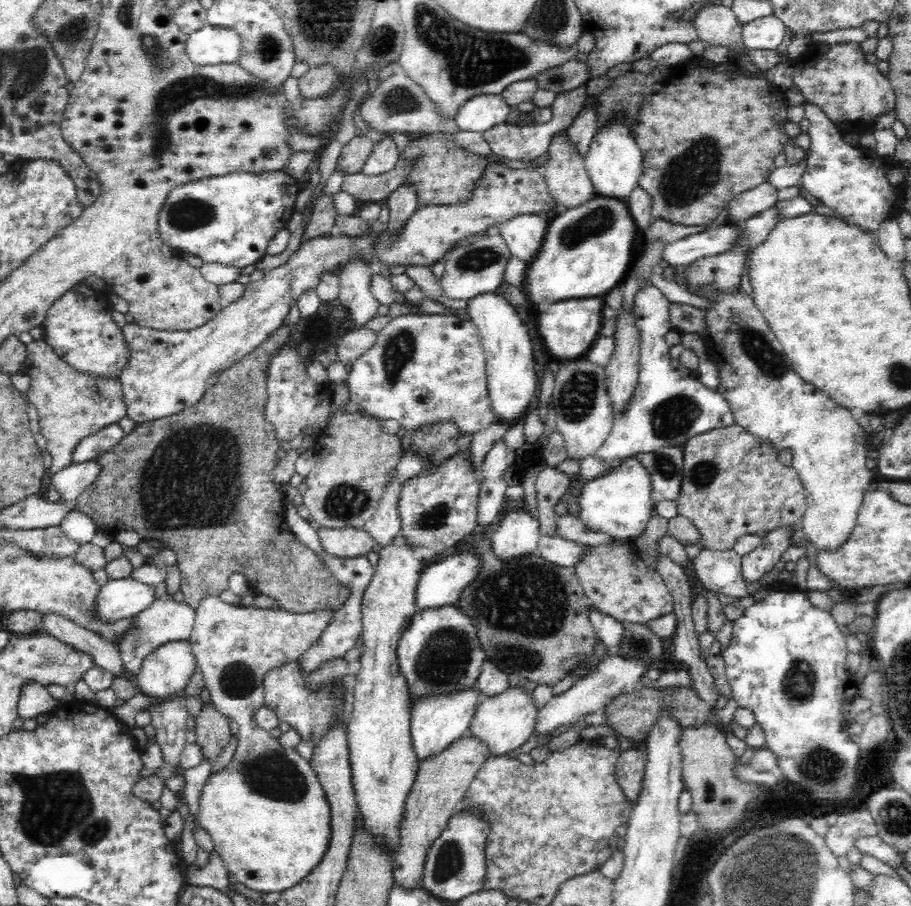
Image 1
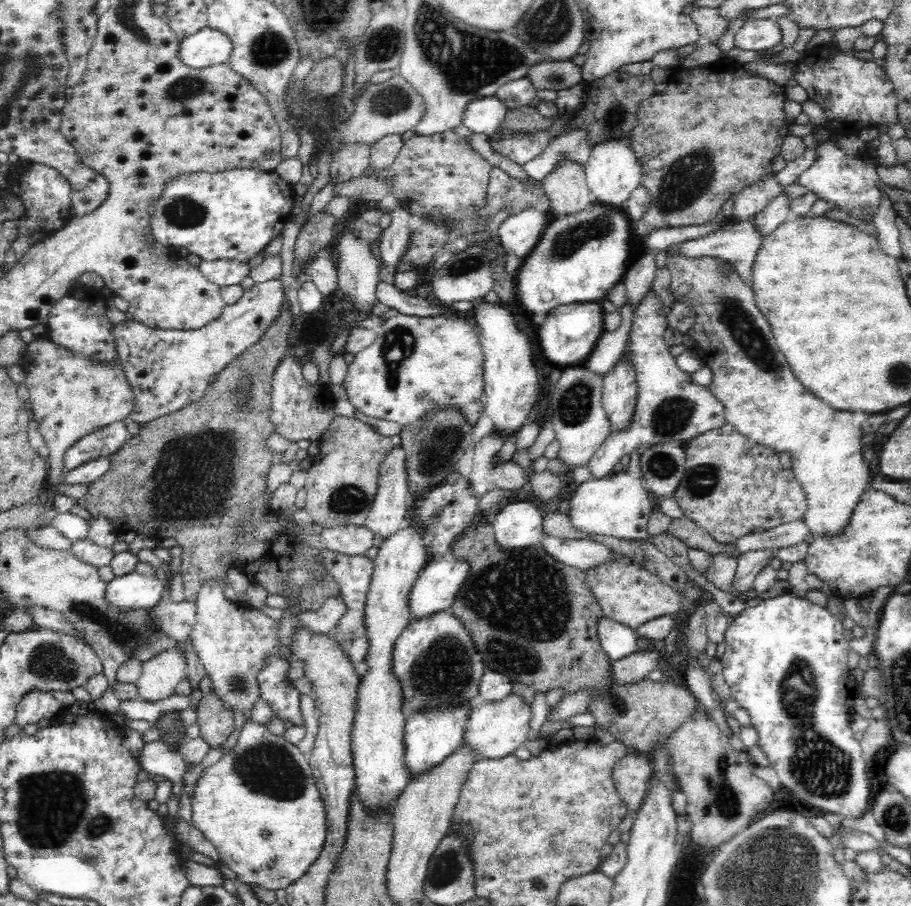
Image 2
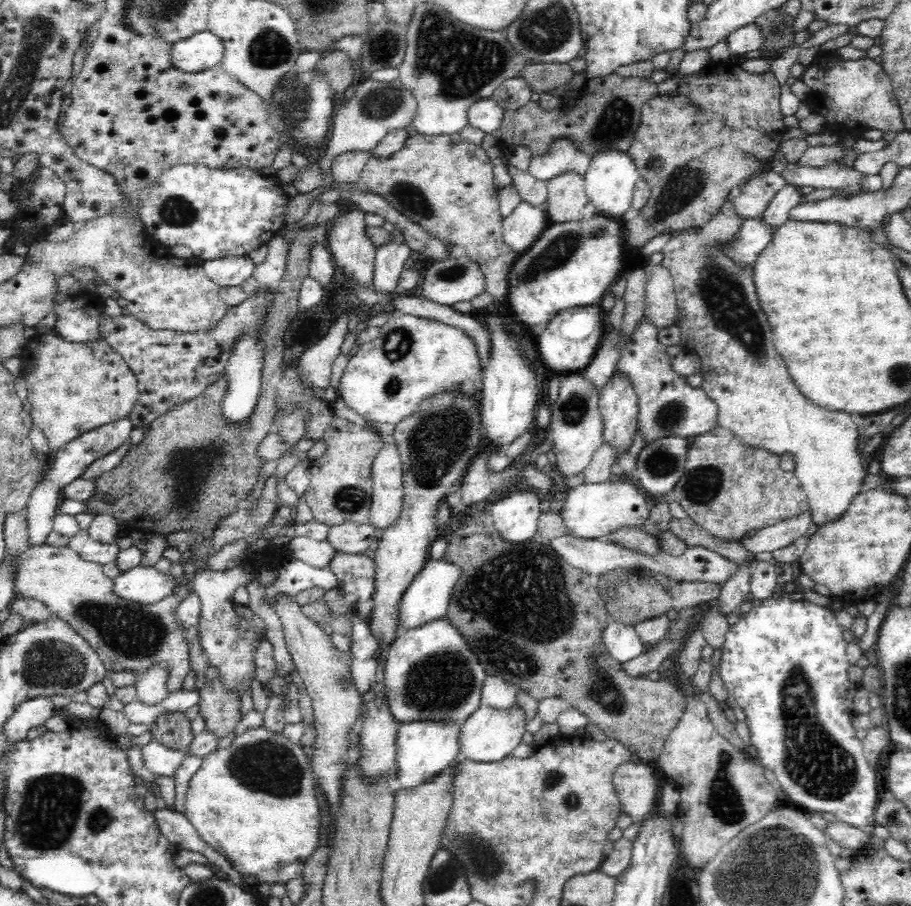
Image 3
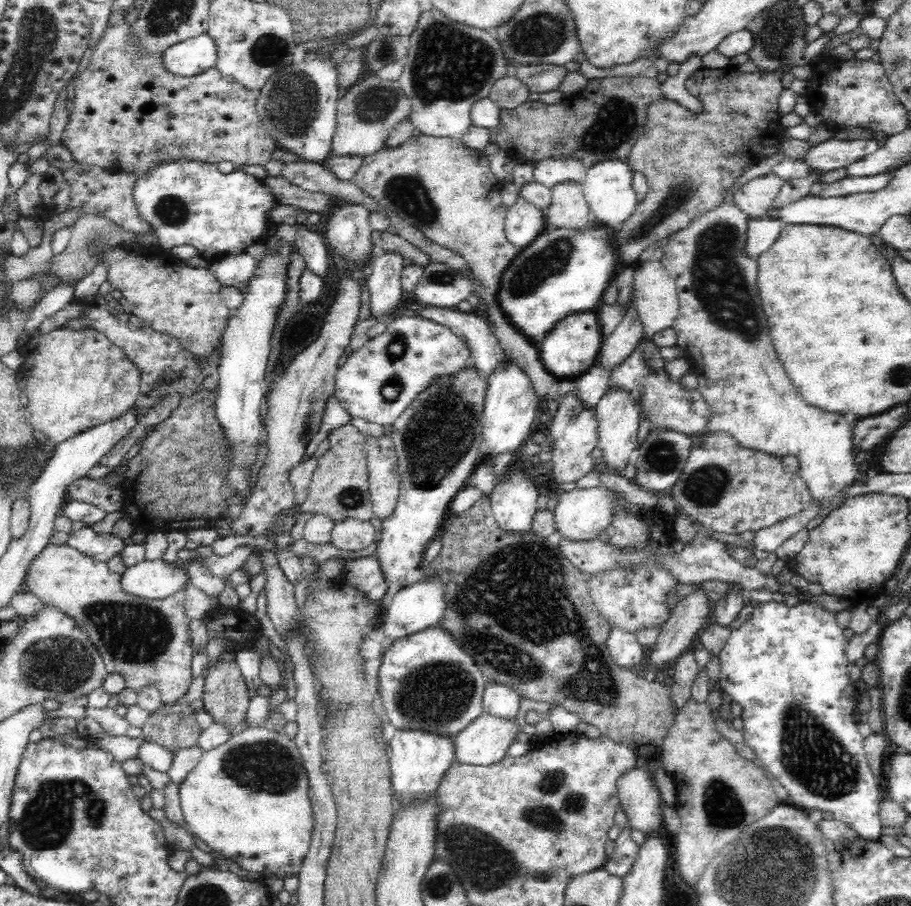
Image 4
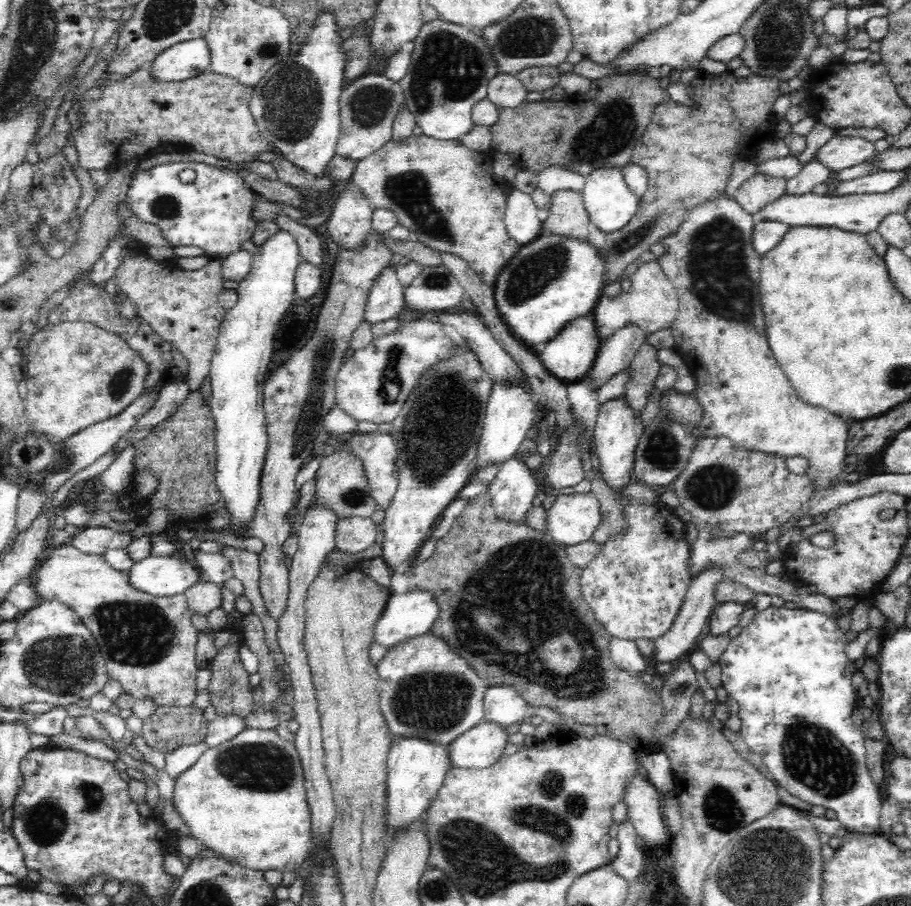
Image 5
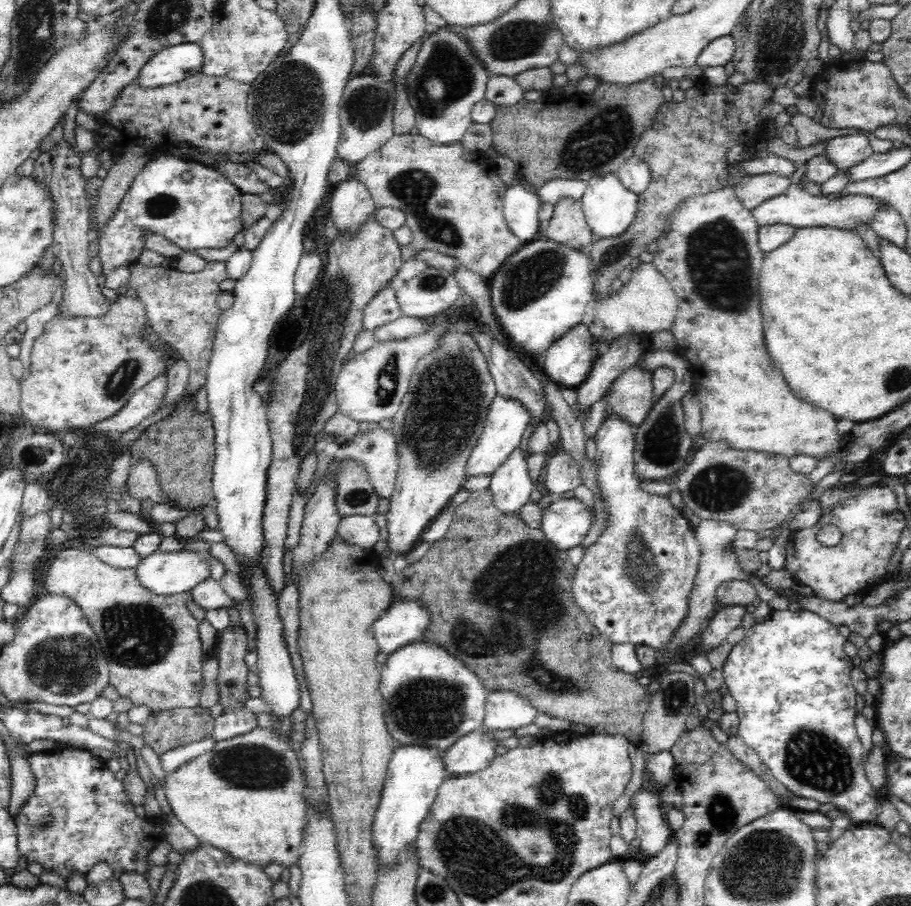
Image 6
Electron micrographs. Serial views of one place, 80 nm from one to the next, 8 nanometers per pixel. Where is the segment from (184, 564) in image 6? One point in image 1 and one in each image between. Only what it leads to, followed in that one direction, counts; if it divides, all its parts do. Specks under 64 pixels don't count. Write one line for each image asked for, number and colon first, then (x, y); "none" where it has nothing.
1: (123, 598)
2: (132, 592)
3: (142, 585)
4: (153, 580)
5: (160, 576)

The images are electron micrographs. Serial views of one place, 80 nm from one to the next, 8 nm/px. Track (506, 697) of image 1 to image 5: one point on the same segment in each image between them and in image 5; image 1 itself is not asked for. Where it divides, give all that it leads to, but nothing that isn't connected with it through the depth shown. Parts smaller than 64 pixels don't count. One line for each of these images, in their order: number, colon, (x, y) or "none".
2: (496, 729)
3: (488, 735)
4: (486, 740)
5: (482, 745)

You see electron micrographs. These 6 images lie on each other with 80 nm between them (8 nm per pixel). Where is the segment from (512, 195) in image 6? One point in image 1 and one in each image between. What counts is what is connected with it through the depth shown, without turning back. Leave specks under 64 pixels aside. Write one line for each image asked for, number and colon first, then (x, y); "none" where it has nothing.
1: (524, 234)
2: (519, 233)
3: (525, 224)
4: (524, 222)
5: (522, 222)

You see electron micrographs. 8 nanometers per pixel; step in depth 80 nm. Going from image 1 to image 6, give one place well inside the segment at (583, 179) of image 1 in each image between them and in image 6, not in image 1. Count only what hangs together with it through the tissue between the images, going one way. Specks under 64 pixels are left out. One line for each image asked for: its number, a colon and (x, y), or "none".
2: (565, 185)
3: (567, 200)
4: (568, 209)
5: (568, 216)
6: (568, 226)

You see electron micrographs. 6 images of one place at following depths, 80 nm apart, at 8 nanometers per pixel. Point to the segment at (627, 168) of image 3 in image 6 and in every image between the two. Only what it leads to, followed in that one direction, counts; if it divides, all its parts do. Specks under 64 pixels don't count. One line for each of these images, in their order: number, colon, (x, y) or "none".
4: (608, 189)
5: (610, 203)
6: (609, 207)

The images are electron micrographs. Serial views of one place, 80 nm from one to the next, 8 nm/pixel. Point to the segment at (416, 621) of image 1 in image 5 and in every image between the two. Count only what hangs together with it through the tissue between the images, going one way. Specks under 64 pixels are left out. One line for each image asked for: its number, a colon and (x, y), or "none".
2: (438, 666)
3: (429, 674)
4: (428, 683)
5: (426, 690)

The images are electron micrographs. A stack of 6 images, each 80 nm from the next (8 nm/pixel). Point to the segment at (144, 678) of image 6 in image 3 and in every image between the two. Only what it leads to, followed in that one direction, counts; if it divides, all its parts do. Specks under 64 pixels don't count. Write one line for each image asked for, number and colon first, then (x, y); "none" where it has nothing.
3: (126, 635)
4: (148, 641)
5: (148, 642)

